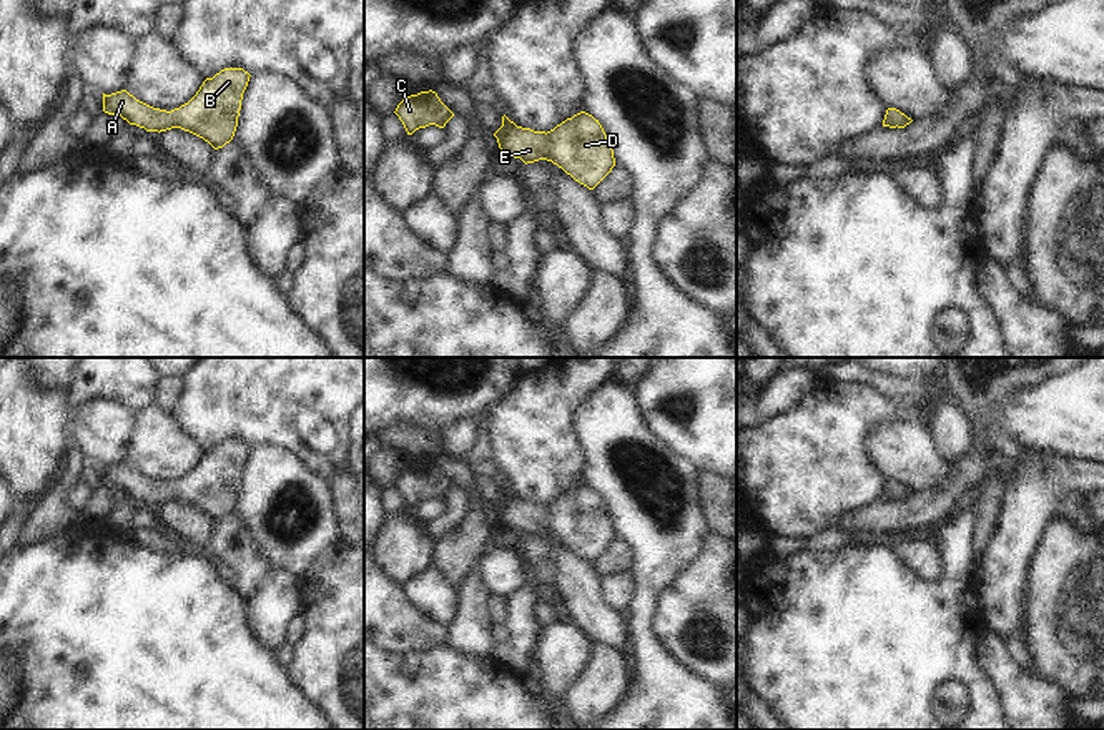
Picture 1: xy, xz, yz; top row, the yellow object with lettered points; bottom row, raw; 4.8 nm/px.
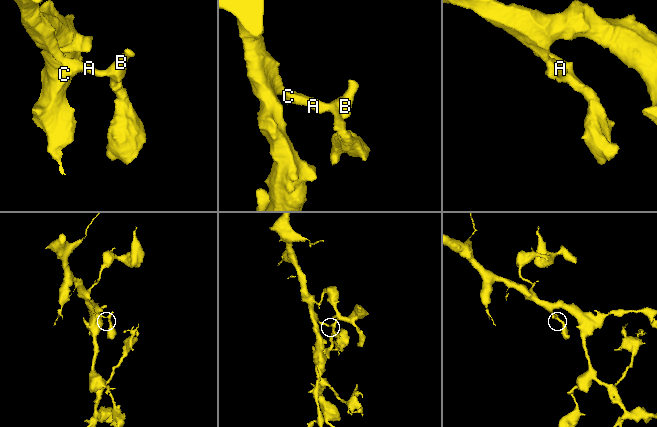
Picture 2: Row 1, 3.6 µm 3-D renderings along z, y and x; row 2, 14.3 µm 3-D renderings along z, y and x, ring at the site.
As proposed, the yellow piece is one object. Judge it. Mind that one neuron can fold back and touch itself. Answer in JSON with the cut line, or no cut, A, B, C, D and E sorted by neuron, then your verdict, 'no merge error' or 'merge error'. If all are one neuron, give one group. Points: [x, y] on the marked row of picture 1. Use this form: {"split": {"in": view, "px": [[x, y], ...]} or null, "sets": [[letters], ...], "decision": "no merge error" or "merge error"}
{"split": null, "sets": [["A", "B", "C", "D", "E"]], "decision": "no merge error"}

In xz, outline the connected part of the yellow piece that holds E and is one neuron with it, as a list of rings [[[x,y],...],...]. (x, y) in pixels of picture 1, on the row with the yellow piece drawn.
[[[580,111],[550,131],[517,126],[505,115],[494,133],[499,148],[525,165],[547,160],[594,190],[615,166],[607,135],[592,115]]]

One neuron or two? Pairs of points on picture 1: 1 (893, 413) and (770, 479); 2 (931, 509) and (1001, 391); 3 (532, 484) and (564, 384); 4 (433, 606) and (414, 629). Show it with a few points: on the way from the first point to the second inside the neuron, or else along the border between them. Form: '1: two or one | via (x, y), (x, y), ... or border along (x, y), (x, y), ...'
1: one | via (863, 413), (848, 413), (800, 461)
2: one | via (961, 479), (981, 458), (985, 421)
3: one | via (532, 459), (532, 421), (539, 409)
4: two | border along (399, 587), (414, 607), (446, 627)

